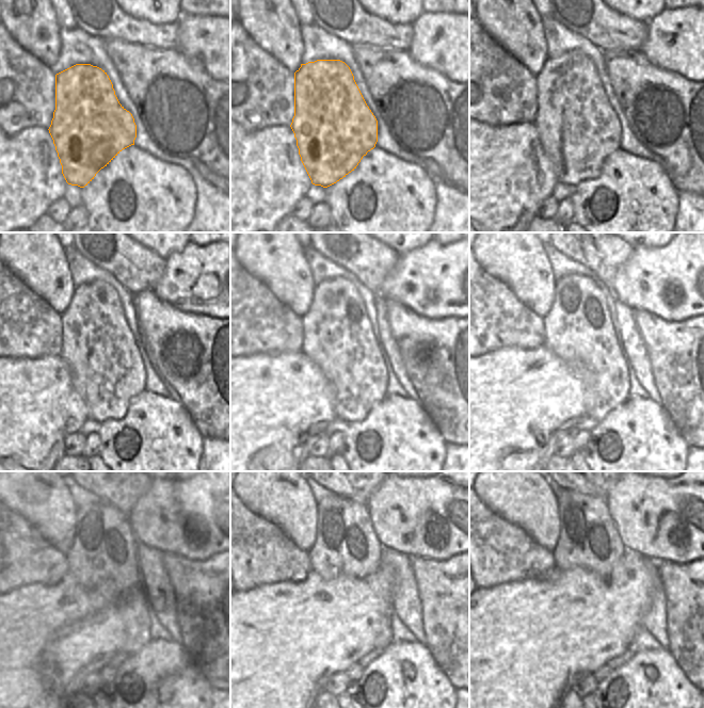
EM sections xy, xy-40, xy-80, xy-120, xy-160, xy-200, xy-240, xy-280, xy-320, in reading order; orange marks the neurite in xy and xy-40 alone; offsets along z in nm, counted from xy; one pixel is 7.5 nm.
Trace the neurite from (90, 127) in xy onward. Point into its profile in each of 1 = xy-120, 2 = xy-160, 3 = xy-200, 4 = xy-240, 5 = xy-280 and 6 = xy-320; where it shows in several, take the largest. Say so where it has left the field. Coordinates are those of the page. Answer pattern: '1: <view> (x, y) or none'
1: xy-120 (107, 368)
2: xy-160 (337, 335)
3: xy-200 (578, 327)
4: xy-240 (105, 554)
5: xy-280 (347, 545)
6: xy-320 (588, 538)

